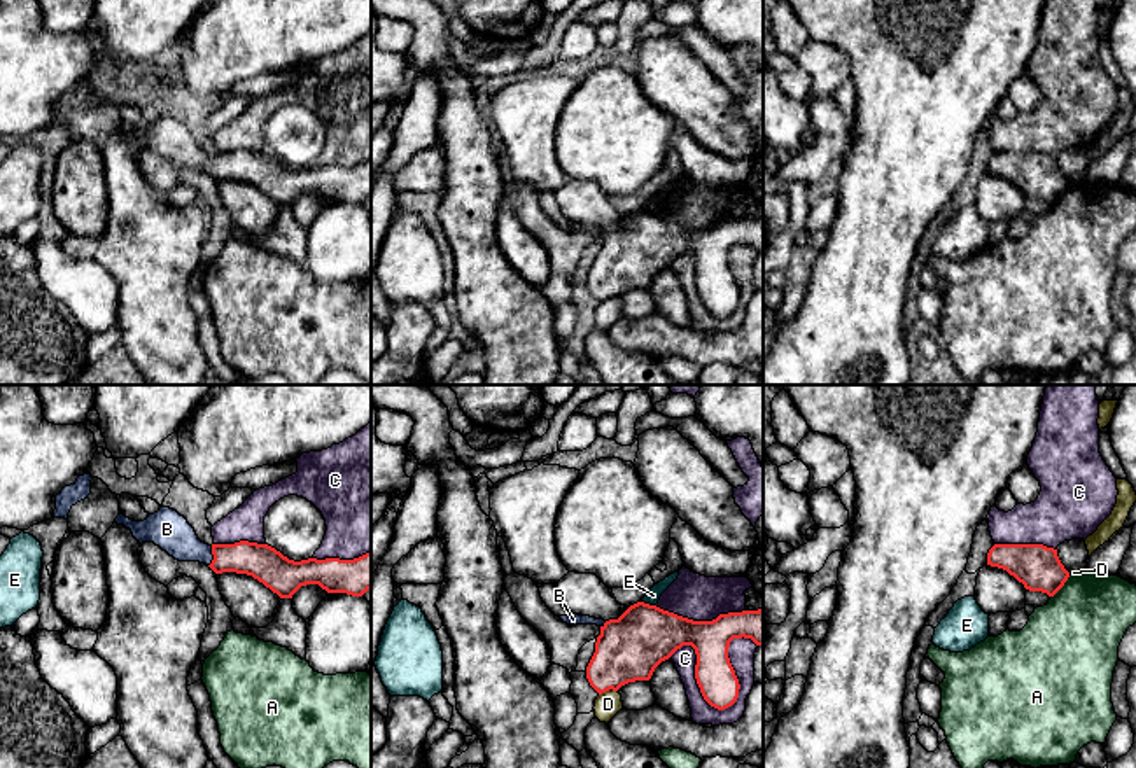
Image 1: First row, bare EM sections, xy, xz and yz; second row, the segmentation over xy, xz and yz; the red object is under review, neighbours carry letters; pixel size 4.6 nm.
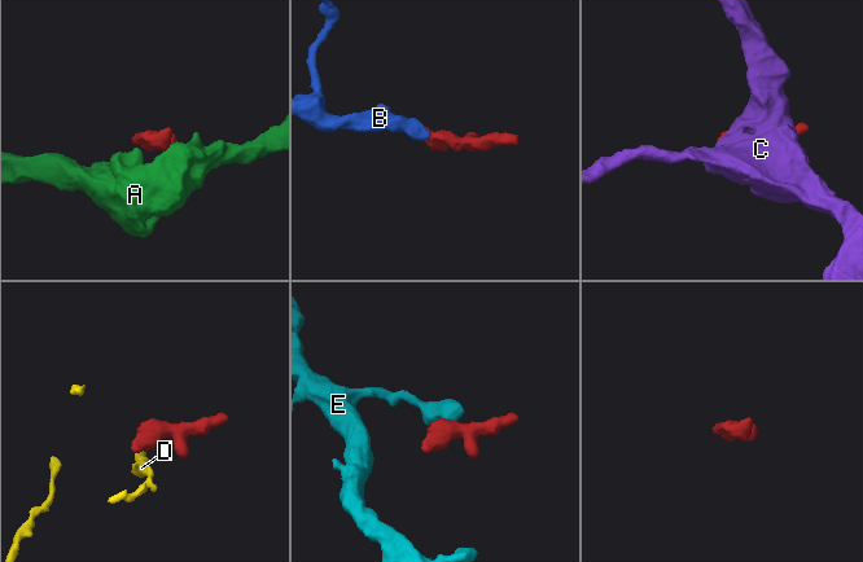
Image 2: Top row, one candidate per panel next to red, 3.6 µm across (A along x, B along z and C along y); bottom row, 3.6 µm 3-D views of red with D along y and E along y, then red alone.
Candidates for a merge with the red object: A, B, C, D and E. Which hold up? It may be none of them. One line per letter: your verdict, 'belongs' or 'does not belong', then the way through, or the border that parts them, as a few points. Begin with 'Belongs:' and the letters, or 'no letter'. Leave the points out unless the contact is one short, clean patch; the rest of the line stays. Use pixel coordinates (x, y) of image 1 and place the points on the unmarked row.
Belongs: B
A: does not belong; border yz (1070, 184), (1051, 205)
B: belongs; way xy (263, 170), (245, 165), (214, 165), (188, 156), (168, 139)
C: does not belong
D: does not belong; border xz (617, 298), (606, 298), (599, 303)
E: does not belong; border xz (643, 209), (655, 214)

